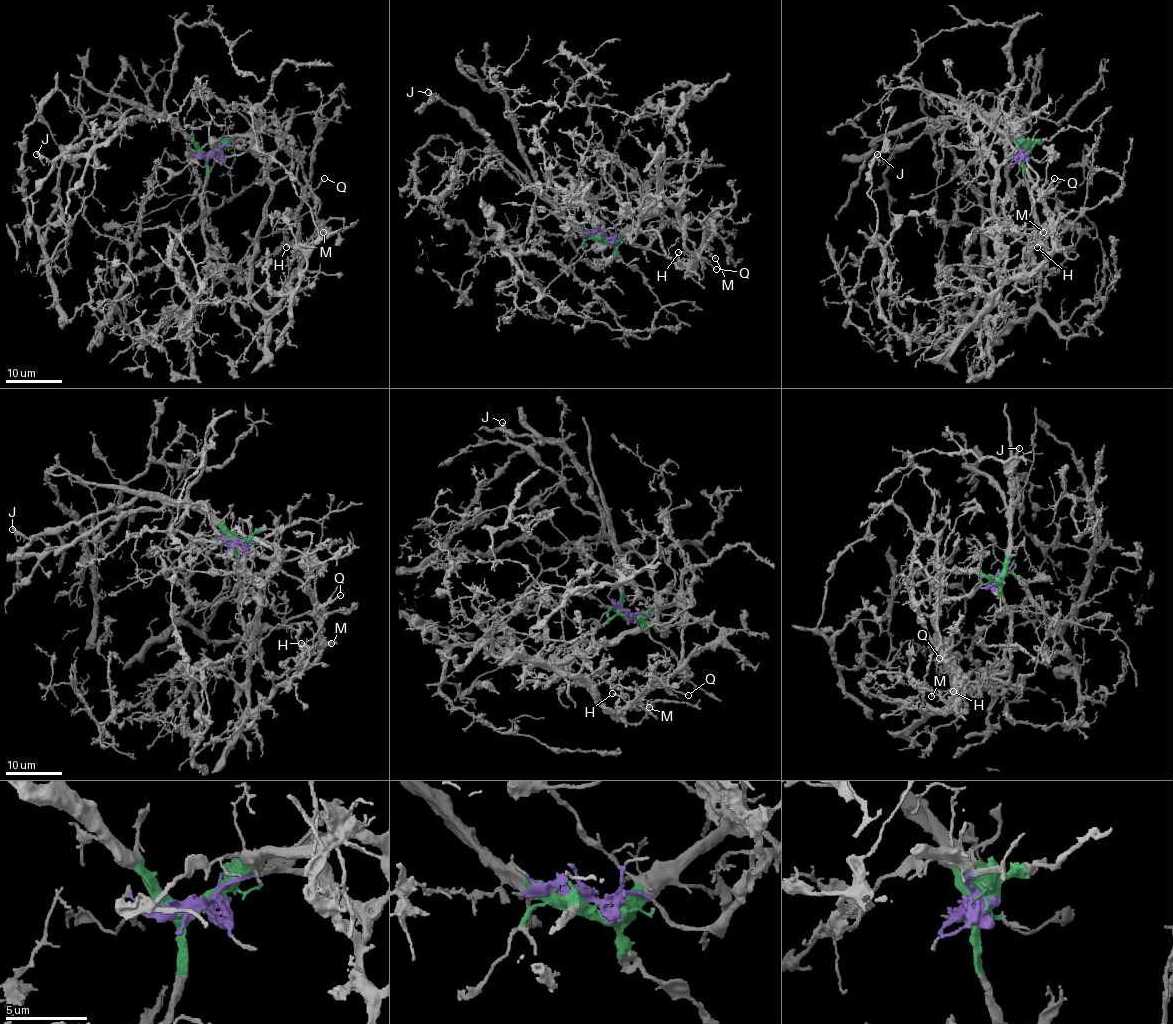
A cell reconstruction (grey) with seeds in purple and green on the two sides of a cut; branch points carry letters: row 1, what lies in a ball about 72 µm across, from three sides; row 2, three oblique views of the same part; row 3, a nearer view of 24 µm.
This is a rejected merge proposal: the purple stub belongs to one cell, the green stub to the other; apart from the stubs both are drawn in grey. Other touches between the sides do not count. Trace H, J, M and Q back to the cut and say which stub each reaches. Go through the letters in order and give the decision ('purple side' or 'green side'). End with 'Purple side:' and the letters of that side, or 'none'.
H: purple side
J: green side
M: purple side
Q: purple side
Purple side: H, M, Q

